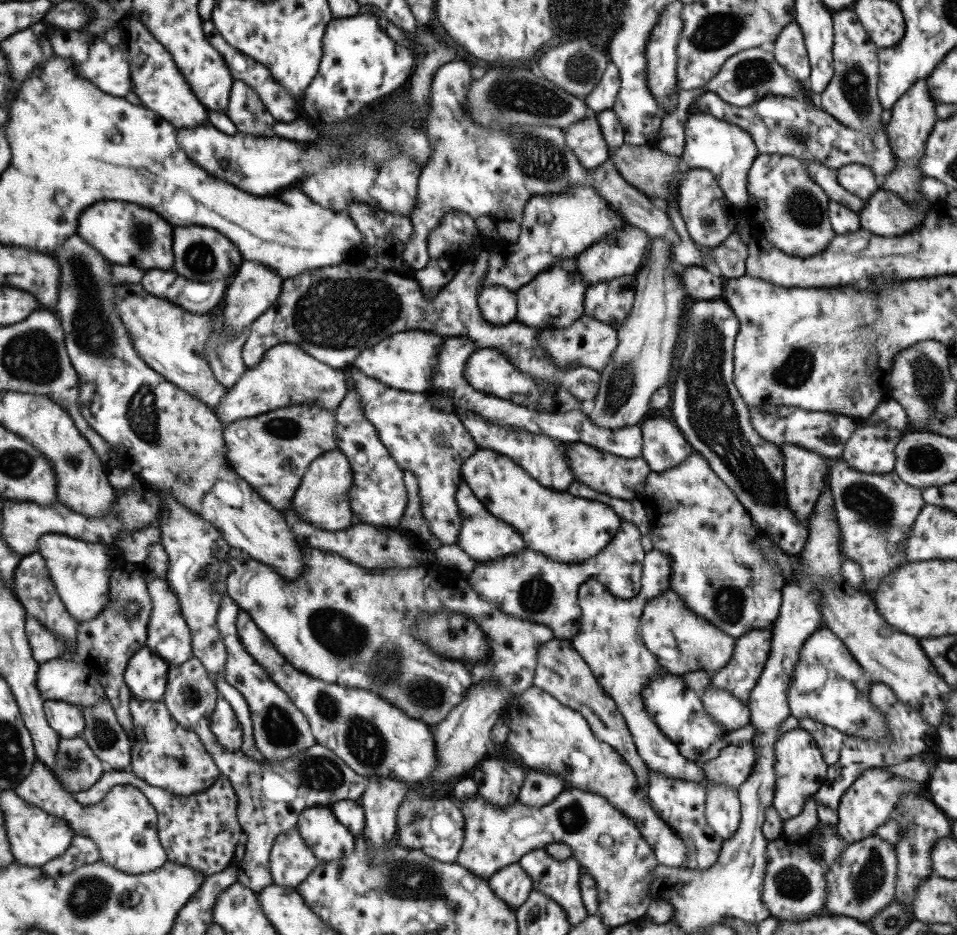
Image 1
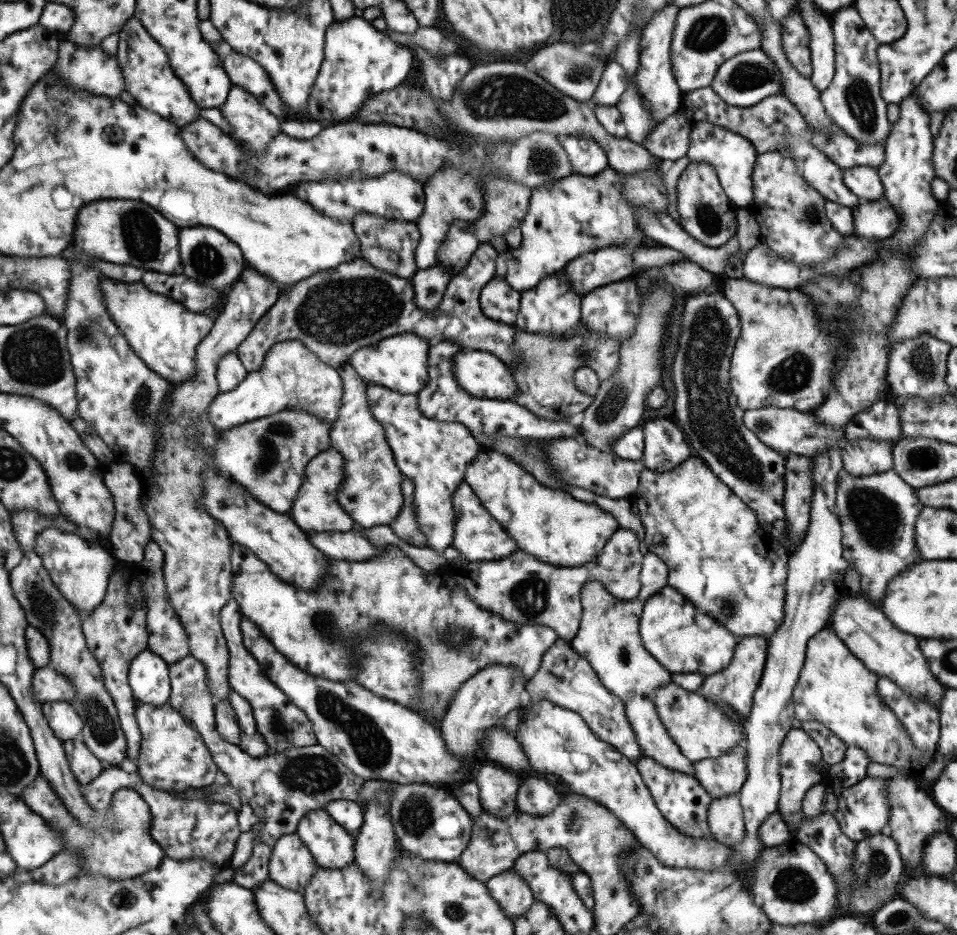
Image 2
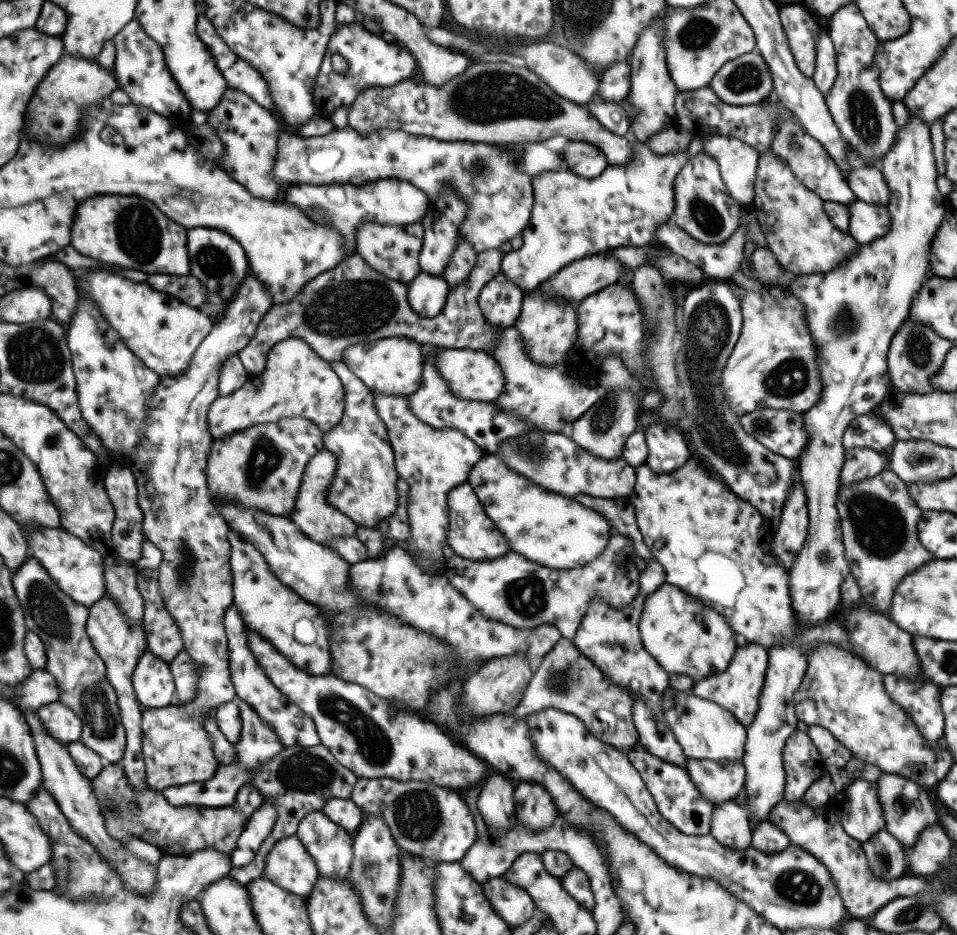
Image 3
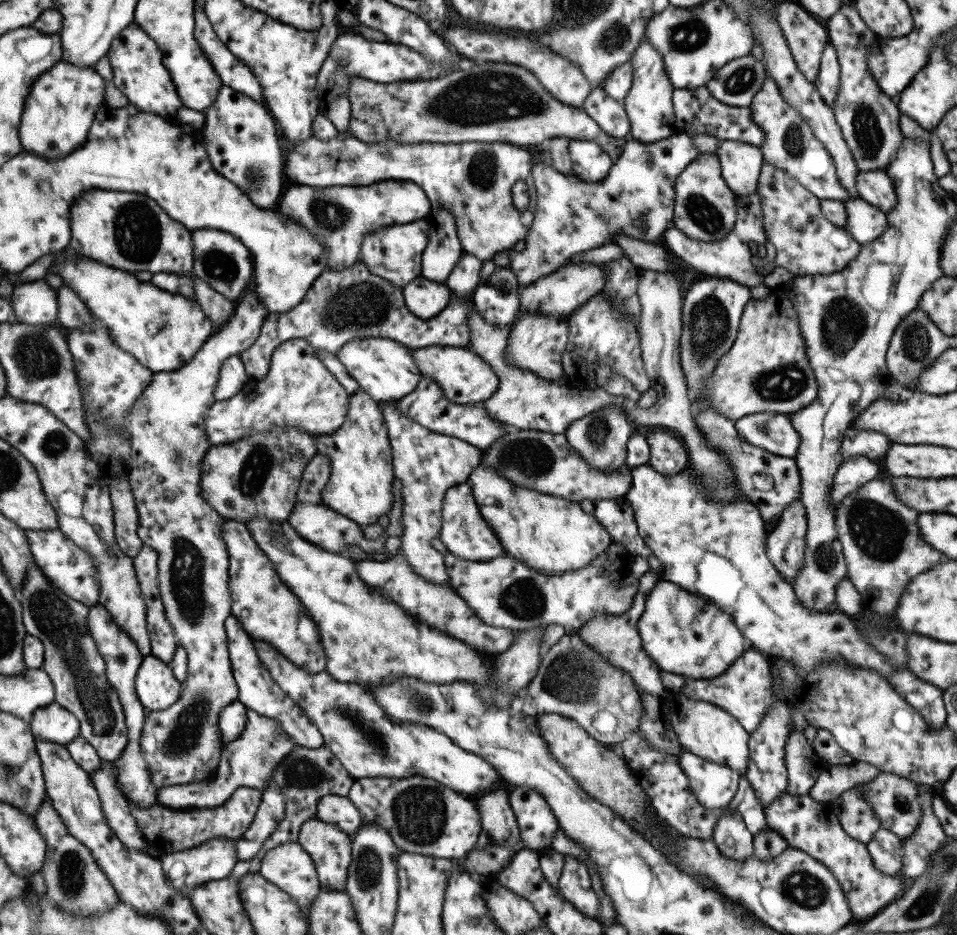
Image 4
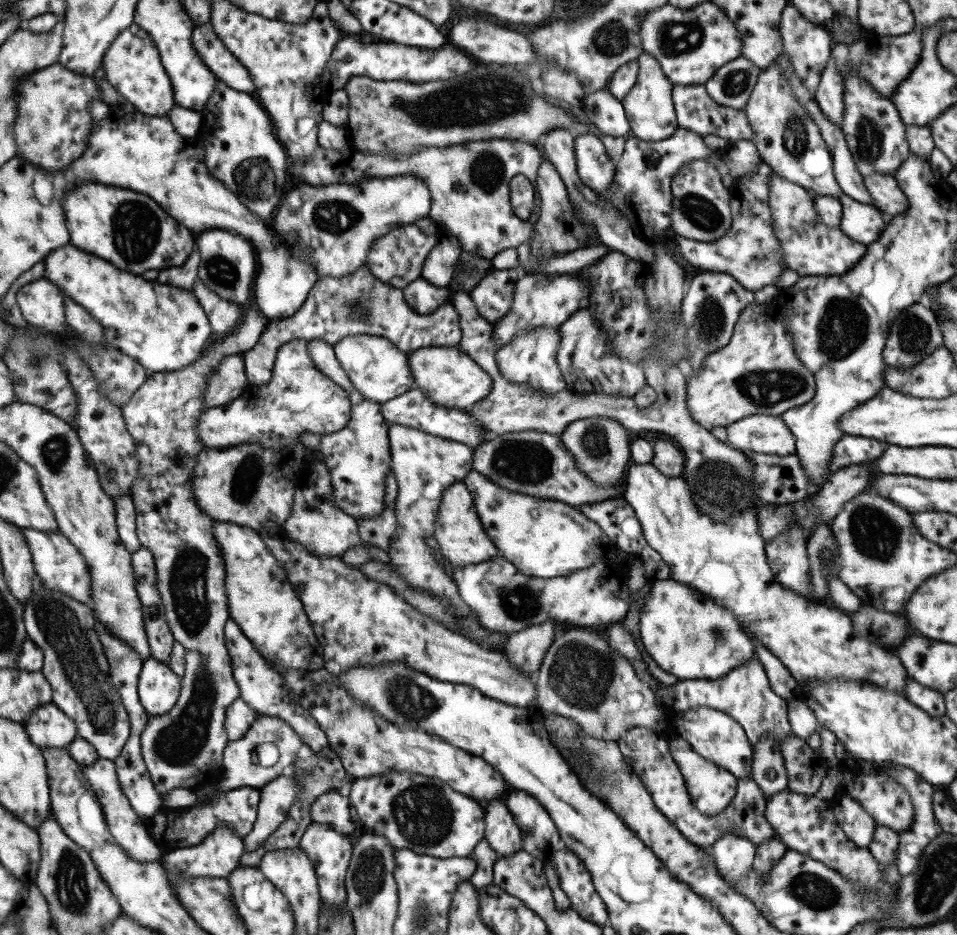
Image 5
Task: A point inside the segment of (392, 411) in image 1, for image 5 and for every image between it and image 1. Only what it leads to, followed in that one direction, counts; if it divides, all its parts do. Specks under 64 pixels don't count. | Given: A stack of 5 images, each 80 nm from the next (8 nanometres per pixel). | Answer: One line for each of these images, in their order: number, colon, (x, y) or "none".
2: (433, 455)
3: (432, 461)
4: (426, 464)
5: (424, 466)

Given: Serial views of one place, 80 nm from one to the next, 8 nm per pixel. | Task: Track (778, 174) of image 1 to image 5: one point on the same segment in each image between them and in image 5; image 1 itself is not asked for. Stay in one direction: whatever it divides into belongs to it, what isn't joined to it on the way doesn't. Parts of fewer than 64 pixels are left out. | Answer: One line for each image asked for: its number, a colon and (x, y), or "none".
2: (791, 217)
3: (799, 235)
4: (805, 243)
5: (808, 248)

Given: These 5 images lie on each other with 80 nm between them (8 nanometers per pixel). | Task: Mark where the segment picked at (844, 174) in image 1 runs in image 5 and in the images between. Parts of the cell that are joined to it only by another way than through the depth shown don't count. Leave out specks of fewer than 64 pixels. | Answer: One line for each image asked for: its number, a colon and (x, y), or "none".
2: (863, 181)
3: (867, 183)
4: (874, 186)
5: (888, 197)

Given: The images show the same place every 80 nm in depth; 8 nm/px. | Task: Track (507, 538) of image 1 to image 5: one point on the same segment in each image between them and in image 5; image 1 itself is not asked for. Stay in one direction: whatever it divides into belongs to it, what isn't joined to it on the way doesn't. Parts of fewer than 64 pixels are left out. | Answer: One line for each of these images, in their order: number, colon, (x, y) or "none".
2: (477, 536)
3: (471, 535)
4: (465, 535)
5: (457, 531)

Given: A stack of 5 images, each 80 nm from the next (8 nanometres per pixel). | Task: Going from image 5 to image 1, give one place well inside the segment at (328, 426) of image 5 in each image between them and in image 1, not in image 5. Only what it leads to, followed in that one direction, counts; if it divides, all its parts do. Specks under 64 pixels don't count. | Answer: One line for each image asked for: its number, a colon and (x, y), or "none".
1: (285, 375)
2: (290, 378)
3: (295, 381)
4: (298, 391)

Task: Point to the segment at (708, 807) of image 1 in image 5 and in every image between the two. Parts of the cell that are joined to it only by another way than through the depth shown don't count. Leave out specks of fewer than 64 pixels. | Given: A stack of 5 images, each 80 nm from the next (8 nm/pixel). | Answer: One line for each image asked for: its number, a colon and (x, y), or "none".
2: (724, 816)
3: (728, 825)
4: (731, 838)
5: (732, 854)

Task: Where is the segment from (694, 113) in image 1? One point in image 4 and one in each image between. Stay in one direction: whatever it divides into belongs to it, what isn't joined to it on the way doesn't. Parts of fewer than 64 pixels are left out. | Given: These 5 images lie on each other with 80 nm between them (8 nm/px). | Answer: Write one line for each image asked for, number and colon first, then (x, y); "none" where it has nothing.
2: (732, 156)
3: (737, 162)
4: (740, 162)

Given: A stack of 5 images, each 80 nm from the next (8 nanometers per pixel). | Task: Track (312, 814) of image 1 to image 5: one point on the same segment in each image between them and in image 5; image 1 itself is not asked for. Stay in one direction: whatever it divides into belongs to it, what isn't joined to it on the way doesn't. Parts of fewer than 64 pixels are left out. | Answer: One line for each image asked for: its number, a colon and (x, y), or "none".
2: (330, 845)
3: (329, 846)
4: (329, 849)
5: (329, 851)

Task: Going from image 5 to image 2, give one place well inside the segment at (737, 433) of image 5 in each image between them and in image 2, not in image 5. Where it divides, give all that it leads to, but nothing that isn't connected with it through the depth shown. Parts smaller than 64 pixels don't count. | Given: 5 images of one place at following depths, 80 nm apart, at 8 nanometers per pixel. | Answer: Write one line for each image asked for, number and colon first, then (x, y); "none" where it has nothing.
2: (786, 431)
3: (781, 431)
4: (771, 431)

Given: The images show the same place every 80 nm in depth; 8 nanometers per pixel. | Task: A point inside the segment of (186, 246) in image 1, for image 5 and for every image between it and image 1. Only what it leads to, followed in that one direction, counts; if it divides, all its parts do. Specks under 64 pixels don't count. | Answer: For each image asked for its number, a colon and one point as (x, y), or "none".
2: (209, 258)
3: (216, 261)
4: (220, 260)
5: (227, 265)

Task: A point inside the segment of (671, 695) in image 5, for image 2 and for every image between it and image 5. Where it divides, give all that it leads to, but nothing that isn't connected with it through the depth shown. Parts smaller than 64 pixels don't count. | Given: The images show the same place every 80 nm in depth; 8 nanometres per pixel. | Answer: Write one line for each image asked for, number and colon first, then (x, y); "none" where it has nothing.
2: (734, 685)
3: (736, 689)
4: (744, 690)

